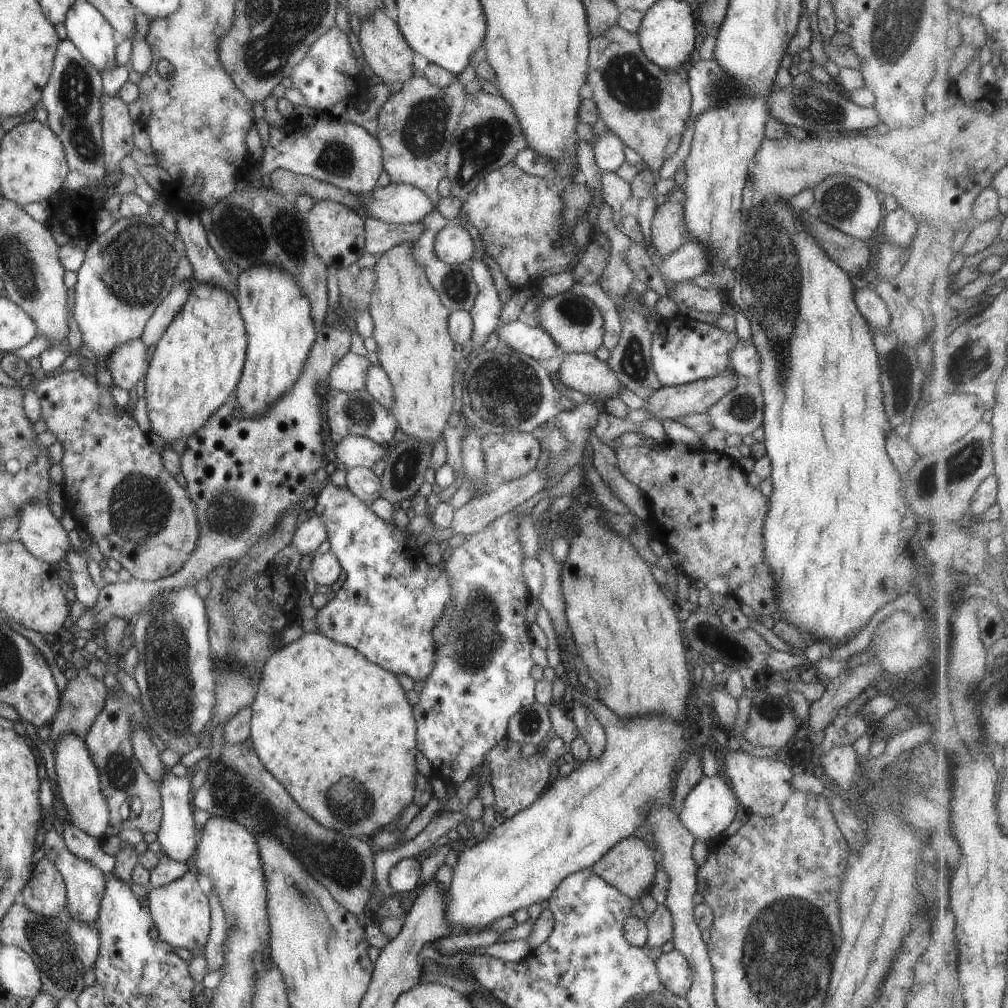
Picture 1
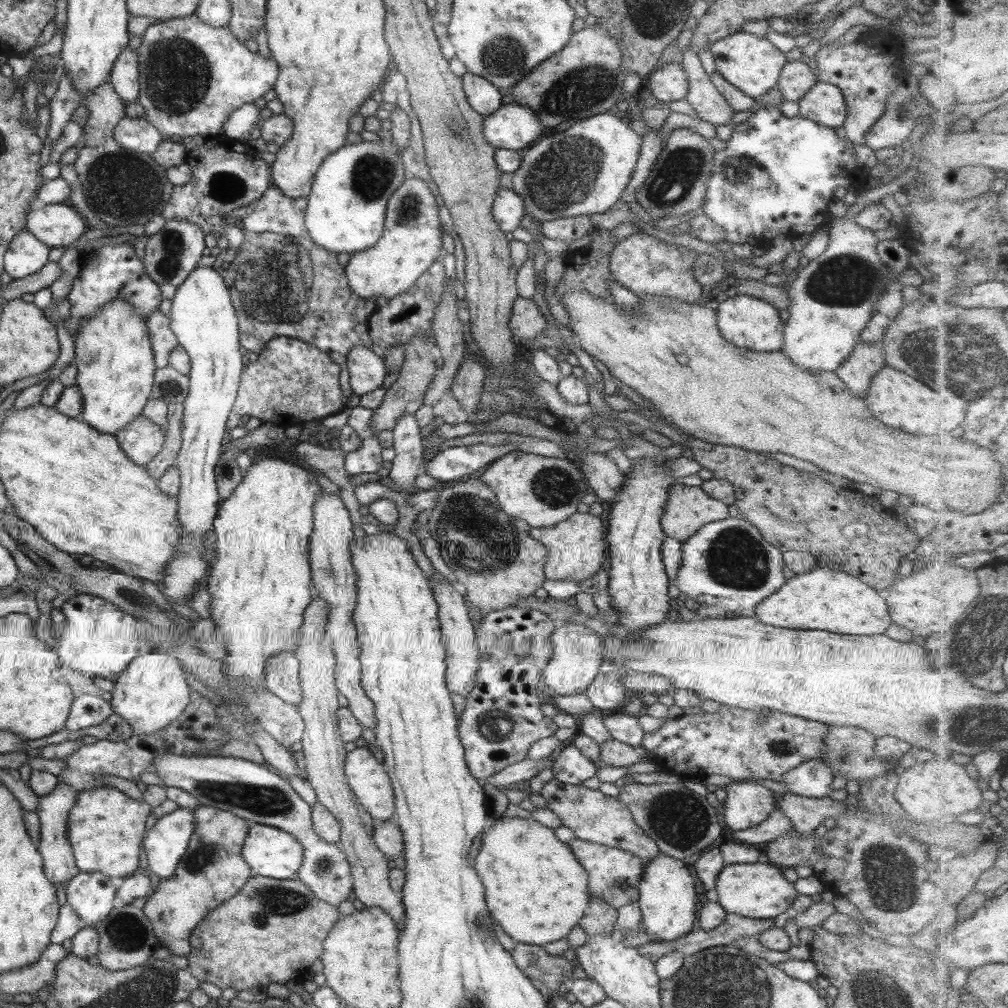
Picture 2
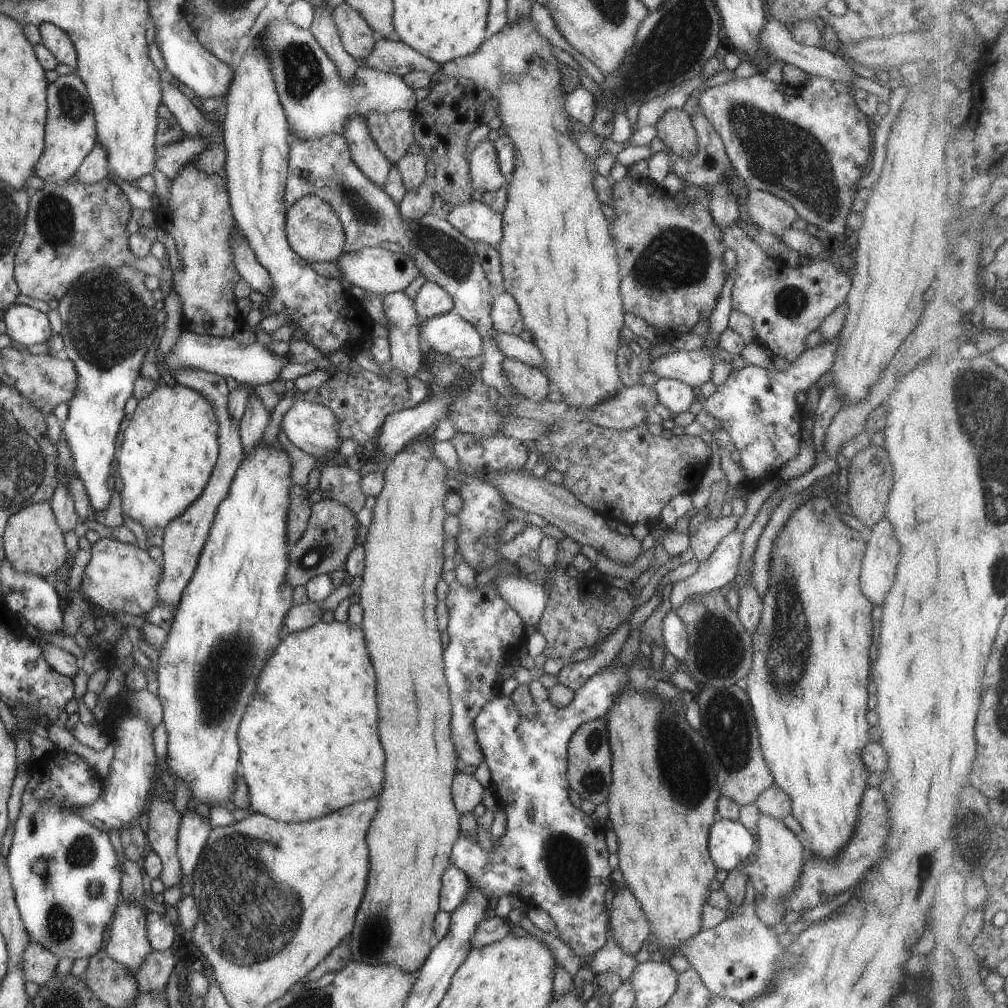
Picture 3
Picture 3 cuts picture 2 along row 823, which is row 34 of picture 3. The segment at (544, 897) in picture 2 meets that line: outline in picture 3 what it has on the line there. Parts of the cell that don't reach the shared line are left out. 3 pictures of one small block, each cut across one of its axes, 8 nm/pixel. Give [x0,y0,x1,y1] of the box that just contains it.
[439,16,623,408]

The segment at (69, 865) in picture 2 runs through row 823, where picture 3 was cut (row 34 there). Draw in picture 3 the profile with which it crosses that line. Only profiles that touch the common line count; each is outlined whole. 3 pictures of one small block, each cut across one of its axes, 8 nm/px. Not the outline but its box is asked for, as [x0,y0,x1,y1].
[36,23,76,69]

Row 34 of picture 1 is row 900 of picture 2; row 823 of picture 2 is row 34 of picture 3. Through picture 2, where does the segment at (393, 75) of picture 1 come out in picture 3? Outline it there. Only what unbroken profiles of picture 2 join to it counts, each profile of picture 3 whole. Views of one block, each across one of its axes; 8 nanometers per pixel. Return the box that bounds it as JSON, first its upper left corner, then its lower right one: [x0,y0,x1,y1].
[331,1,376,60]

